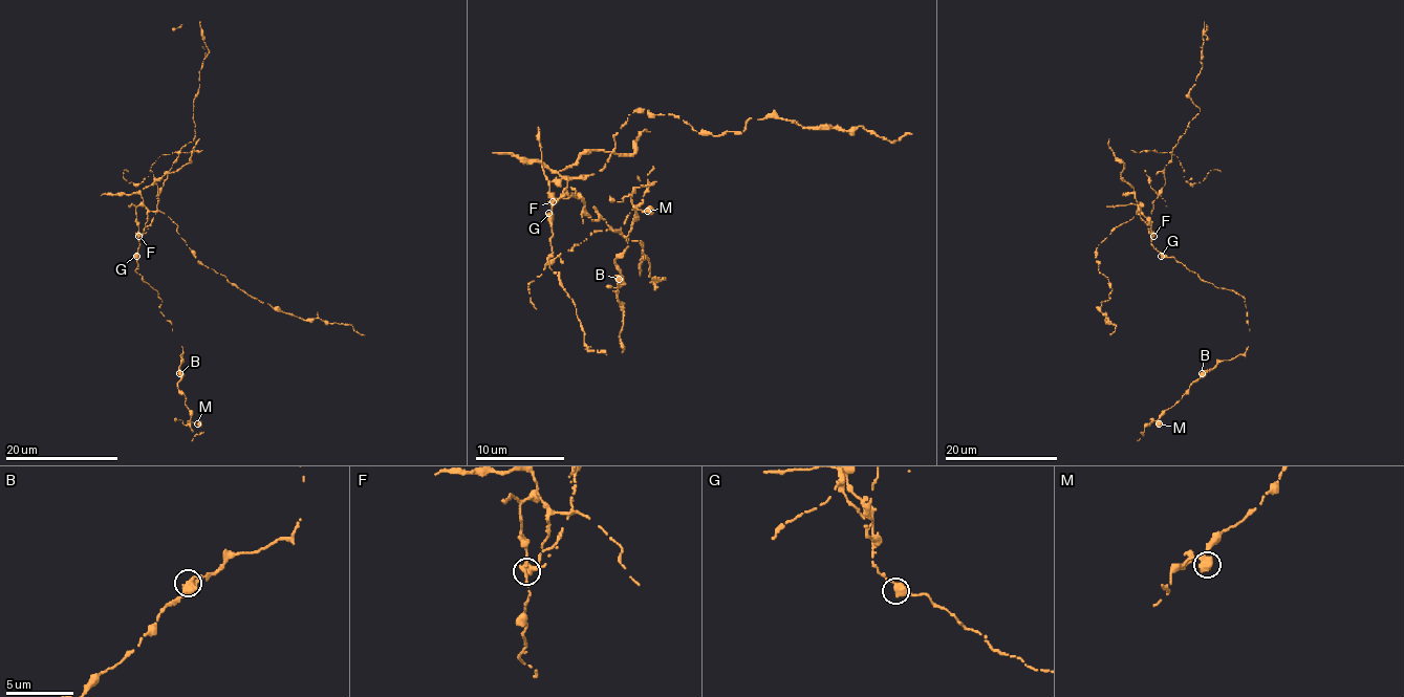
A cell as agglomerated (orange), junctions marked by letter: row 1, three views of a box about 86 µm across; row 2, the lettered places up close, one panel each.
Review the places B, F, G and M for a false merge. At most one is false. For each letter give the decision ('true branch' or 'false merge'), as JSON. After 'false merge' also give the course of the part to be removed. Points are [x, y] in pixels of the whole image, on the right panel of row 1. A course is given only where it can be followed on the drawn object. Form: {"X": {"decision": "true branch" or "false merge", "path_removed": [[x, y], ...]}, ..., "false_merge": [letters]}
{"B": {"decision": "true branch"}, "F": {"decision": "false merge", "path_removed": [[1153, 236], [1138, 211], [1096, 249], [1099, 273], [1111, 290], [1100, 303], [1106, 323], [1115, 324], [1110, 335]]}, "G": {"decision": "true branch"}, "M": {"decision": "true branch"}, "false_merge": ["F"]}

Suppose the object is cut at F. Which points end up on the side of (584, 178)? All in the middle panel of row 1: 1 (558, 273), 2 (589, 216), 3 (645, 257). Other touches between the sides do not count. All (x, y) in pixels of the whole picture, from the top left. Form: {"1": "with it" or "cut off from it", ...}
{"1": "cut off from it", "2": "with it", "3": "with it"}

